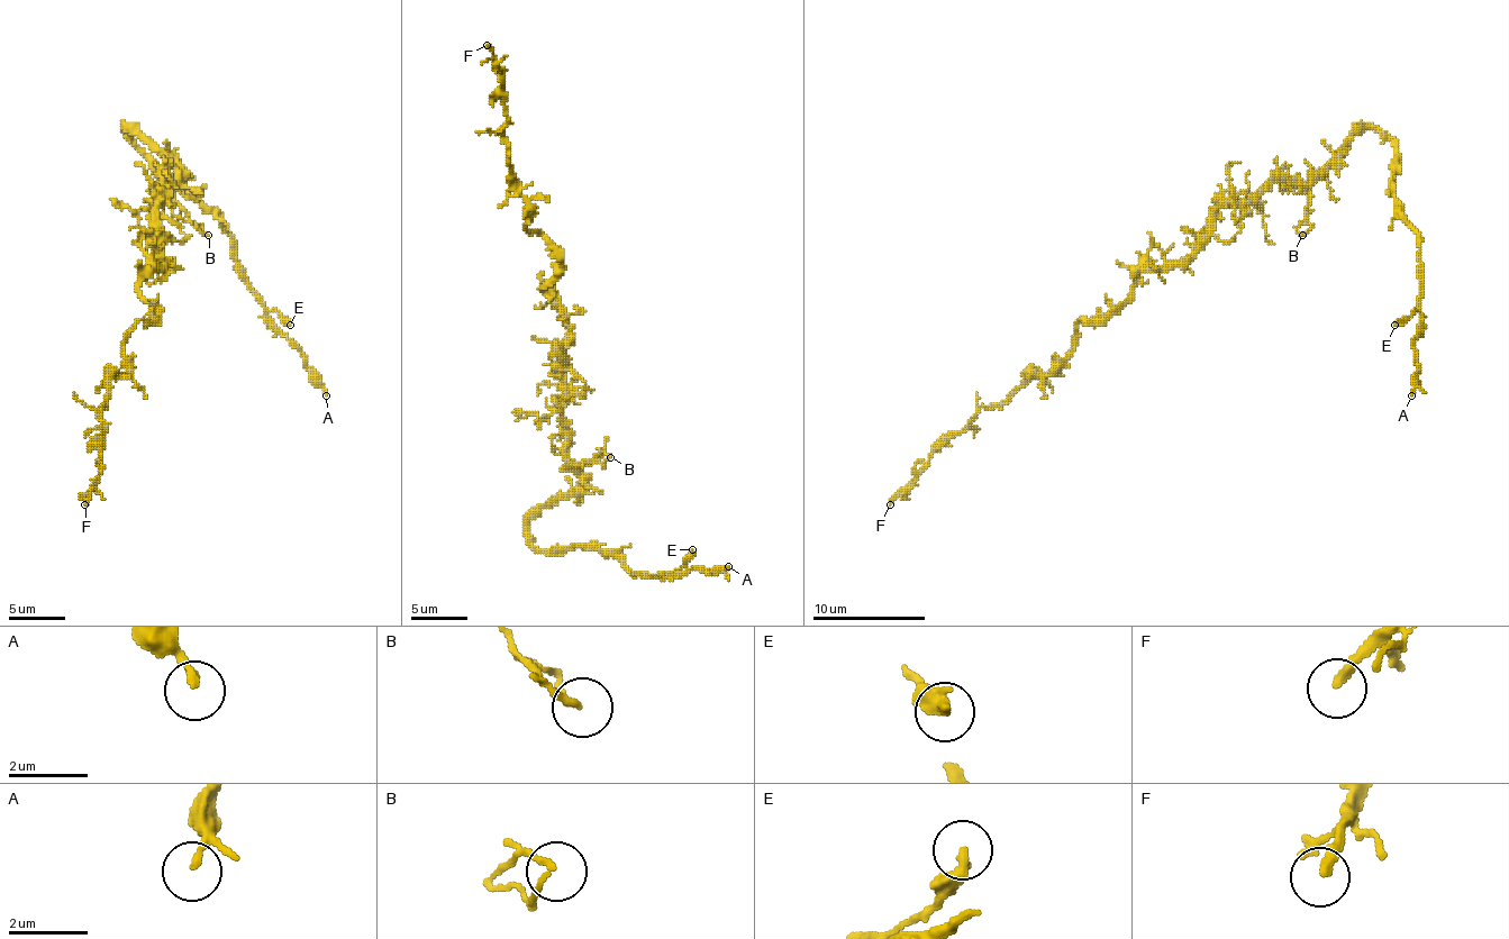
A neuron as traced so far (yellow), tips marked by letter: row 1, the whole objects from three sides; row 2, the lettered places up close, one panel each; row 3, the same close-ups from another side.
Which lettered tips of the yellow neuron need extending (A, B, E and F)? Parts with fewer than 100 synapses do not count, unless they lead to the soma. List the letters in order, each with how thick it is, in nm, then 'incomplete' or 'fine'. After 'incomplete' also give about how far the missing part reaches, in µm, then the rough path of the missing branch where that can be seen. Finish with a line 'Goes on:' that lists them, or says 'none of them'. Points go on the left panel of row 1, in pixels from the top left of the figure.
A: calibre 130 nm; fine
B: calibre 130 nm; fine
E: calibre 400 nm; fine
F: calibre 280 nm; incomplete; missing 35 µm; course (84, 504), (60, 538), (54, 558), (129, 570), (152, 561), (223, 558), (234, 544), (239, 516), (251, 508)
Goes on: F

